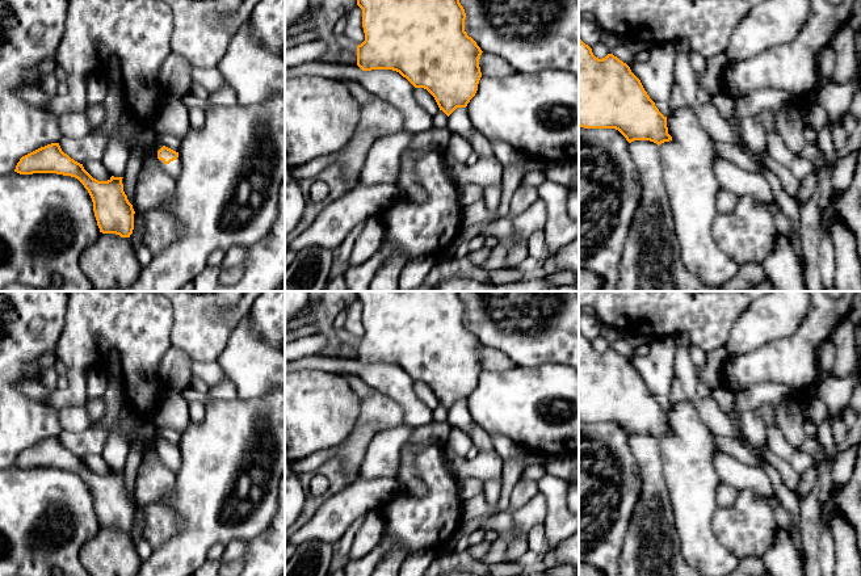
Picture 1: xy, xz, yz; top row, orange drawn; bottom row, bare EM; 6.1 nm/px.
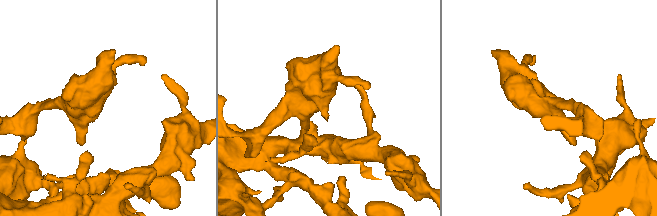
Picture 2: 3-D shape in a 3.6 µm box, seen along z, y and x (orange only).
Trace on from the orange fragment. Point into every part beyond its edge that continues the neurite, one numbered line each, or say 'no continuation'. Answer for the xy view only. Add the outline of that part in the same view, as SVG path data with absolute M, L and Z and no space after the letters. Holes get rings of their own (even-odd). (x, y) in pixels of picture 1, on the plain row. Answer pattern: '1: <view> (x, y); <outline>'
1: xy (175, 459); M180 450L176 454L171 455L169 458L167 458L167 459L169 461L172 468L176 472L181 468L182 461L181 461L181 453L180 453Z

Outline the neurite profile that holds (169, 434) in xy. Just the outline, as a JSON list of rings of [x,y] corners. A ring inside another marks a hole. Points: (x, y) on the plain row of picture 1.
[[[158,426],[156,436],[161,437],[163,440],[178,446],[181,440],[181,433],[167,426]]]

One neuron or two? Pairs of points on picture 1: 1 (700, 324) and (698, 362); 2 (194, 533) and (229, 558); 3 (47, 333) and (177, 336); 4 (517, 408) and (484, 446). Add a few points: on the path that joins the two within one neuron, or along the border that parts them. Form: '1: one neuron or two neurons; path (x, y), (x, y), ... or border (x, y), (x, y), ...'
1: two neurons; border (691, 344), (705, 353)
2: two neurons; border (211, 554), (204, 562)
3: two neurons; border (68, 305), (64, 328), (58, 345), (40, 356)
4: two neurons; border (474, 421), (490, 436)

